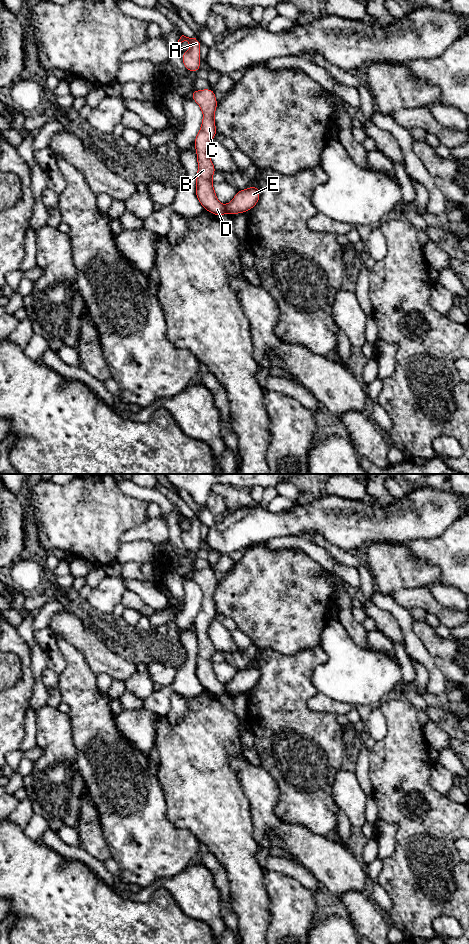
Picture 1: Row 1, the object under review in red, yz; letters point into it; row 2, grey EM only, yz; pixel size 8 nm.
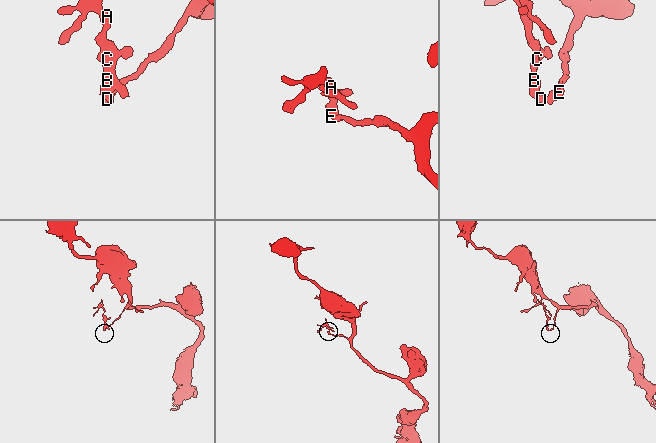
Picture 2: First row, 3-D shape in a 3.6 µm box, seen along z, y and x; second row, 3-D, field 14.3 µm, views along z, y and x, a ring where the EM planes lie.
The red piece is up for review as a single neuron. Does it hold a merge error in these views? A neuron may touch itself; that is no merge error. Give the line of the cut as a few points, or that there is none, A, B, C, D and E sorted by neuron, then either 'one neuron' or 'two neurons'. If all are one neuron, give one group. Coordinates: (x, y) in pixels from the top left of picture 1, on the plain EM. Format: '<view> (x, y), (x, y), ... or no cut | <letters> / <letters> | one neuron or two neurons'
yz (225, 686), (226, 692) | A B C D / E | two neurons

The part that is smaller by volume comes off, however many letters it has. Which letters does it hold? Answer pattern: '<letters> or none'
A, B, C, D

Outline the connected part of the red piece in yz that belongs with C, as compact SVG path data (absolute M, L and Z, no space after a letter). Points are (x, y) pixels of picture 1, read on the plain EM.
M212 569L193 571L191 576L203 592L201 609L194 622L198 642L195 673L203 689L219 697L226 693L226 686L217 680L212 661L216 649L209 637L209 626L217 614L214 597L218 582Z

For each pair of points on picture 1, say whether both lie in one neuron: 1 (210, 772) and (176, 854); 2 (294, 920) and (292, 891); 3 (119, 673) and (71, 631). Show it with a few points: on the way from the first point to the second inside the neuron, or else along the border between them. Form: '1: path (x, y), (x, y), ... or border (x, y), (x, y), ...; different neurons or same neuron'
1: border (167, 815), (172, 824), (186, 828), (203, 845); different neurons
2: path (292, 913), (292, 898); same neuron
3: path (107, 662), (83, 639); same neuron

